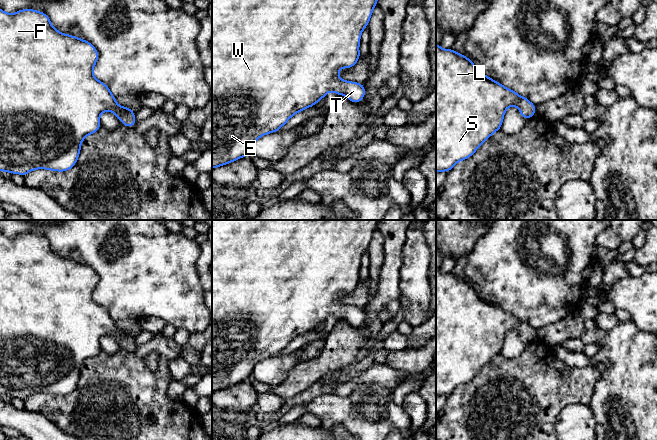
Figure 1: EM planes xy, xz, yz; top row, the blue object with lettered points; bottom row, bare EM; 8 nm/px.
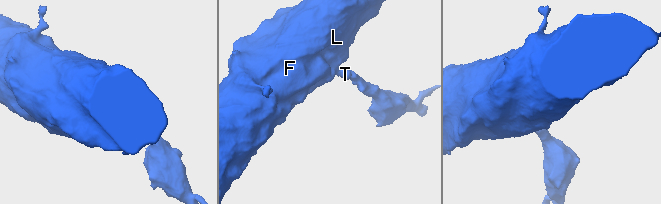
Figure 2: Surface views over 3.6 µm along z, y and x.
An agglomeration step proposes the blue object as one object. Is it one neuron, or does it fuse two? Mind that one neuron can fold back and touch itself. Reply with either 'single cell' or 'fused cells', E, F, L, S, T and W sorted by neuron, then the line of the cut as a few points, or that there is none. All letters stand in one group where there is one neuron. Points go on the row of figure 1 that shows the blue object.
single cell; E F L S T W; no cut

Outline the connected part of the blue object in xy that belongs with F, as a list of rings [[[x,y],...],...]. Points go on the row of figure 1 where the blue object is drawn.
[[[0,9],[0,171],[25,176],[34,169],[49,169],[59,172],[70,170],[77,162],[83,139],[99,130],[101,126],[99,116],[104,111],[112,111],[121,120],[123,126],[135,126],[135,112],[130,108],[119,106],[109,87],[94,77],[93,68],[98,57],[99,53],[91,43],[59,32],[51,25],[49,17],[43,12],[24,9],[9,14]]]

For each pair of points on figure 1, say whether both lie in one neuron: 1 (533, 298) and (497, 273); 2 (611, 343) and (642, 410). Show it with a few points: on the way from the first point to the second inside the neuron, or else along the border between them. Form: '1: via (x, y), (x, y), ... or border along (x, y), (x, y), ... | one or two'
1: via (524, 289), (506, 273) | one
2: via (628, 360), (642, 375), (642, 393) | one

